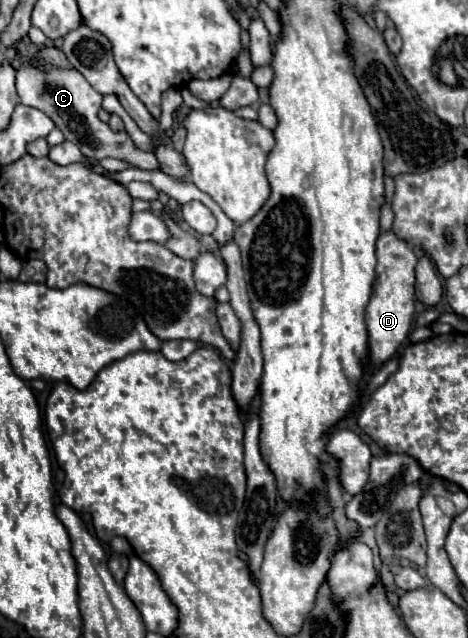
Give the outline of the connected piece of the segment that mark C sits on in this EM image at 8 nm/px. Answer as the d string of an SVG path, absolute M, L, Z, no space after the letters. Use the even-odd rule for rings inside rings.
M24 63L16 73L16 89L18 89L20 103L44 111L64 133L64 137L80 147L84 157L98 159L98 161L104 157L114 157L126 161L134 169L142 169L142 171L158 169L158 159L152 151L140 151L140 147L132 143L132 137L126 131L112 131L108 123L102 123L98 119L102 95L96 89L92 89L92 85L76 69L40 71L30 63Z

